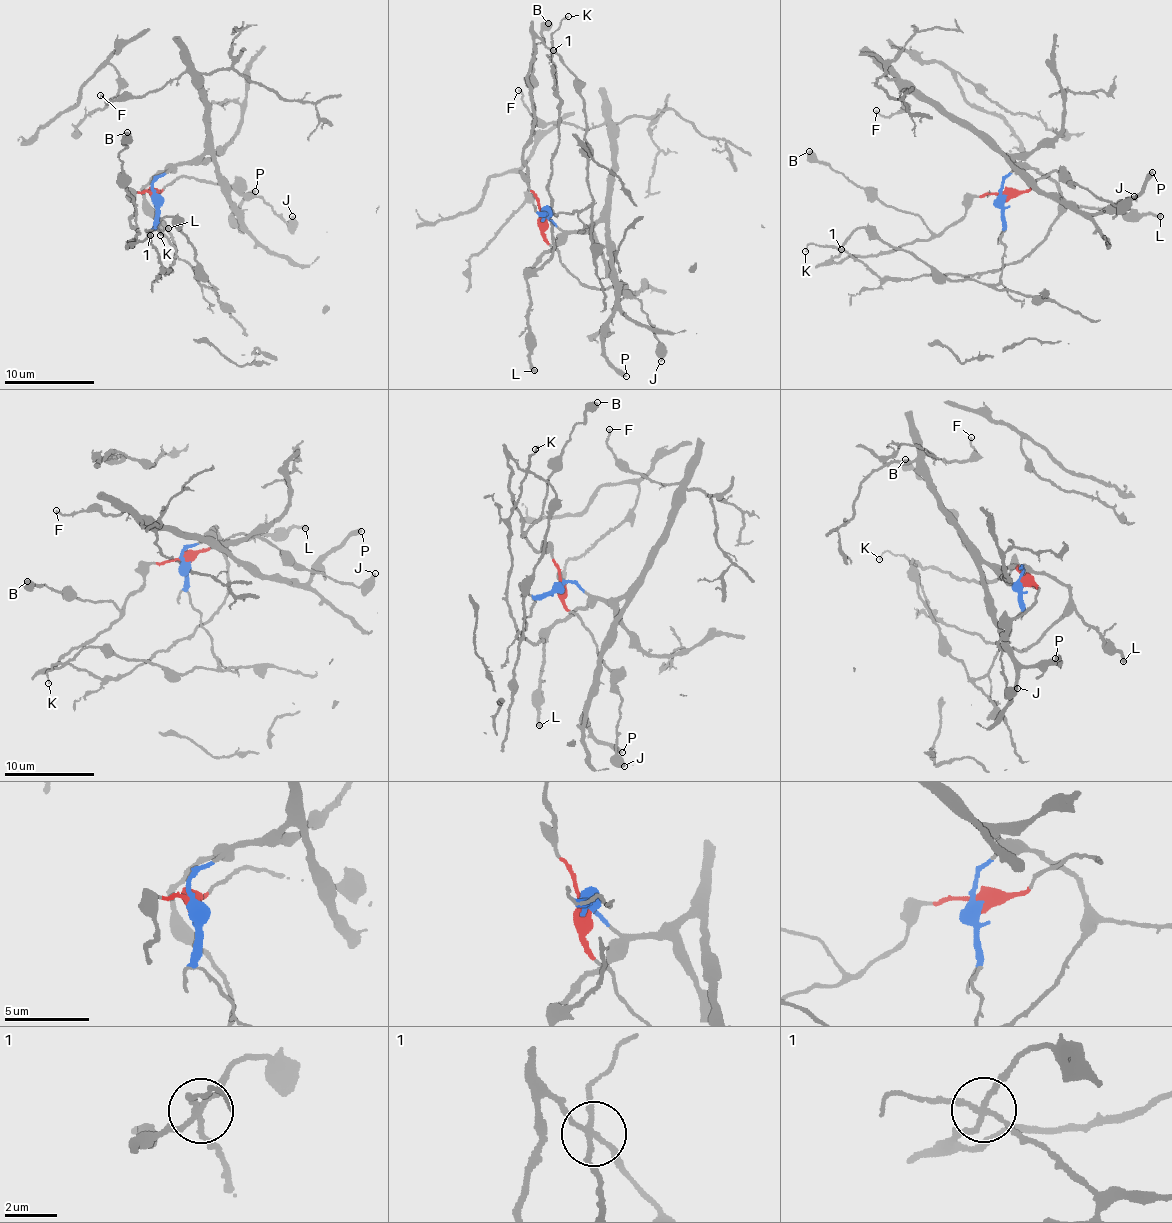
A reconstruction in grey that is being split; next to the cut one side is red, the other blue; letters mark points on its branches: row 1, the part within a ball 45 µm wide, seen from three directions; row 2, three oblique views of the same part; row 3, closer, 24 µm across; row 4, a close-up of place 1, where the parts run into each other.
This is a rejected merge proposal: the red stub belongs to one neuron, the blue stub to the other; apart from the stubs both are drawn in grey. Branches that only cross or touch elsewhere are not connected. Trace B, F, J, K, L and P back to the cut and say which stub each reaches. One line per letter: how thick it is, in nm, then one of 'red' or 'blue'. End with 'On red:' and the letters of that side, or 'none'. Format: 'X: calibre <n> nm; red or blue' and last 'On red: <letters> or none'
B: calibre 550 nm; red
F: calibre 160 nm; blue
J: calibre 380 nm; red
K: calibre 120 nm; blue
L: calibre 320 nm; blue
P: calibre 380 nm; blue
On red: B, J

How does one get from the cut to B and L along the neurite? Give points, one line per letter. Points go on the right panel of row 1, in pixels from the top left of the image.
B: (1003, 197), (974, 196), (963, 217), (935, 235), (917, 214), (884, 206), (809, 150)
L: (1003, 197), (1001, 184), (1015, 169), (1039, 170), (1059, 187), (1068, 202), (1160, 216)

